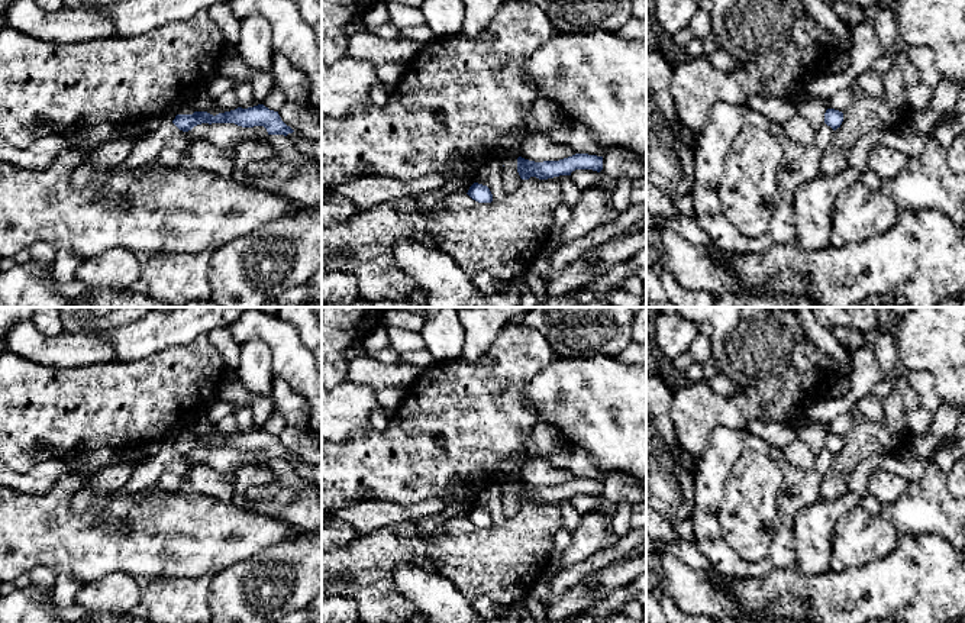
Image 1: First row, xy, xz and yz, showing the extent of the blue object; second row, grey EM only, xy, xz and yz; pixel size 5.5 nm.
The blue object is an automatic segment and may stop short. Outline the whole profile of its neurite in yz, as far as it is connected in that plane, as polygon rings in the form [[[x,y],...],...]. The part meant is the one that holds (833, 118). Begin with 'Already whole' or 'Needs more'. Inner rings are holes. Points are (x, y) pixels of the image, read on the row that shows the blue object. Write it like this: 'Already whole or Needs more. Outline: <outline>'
Needs more. Outline: [[[813,103],[797,106],[797,113],[801,114],[814,129],[826,123],[833,130],[836,130],[843,122],[842,112]]]

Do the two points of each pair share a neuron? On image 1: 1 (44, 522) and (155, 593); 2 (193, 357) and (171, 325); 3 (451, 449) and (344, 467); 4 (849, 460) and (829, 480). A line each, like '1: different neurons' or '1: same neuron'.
1: different neurons
2: different neurons
3: same neuron
4: different neurons

